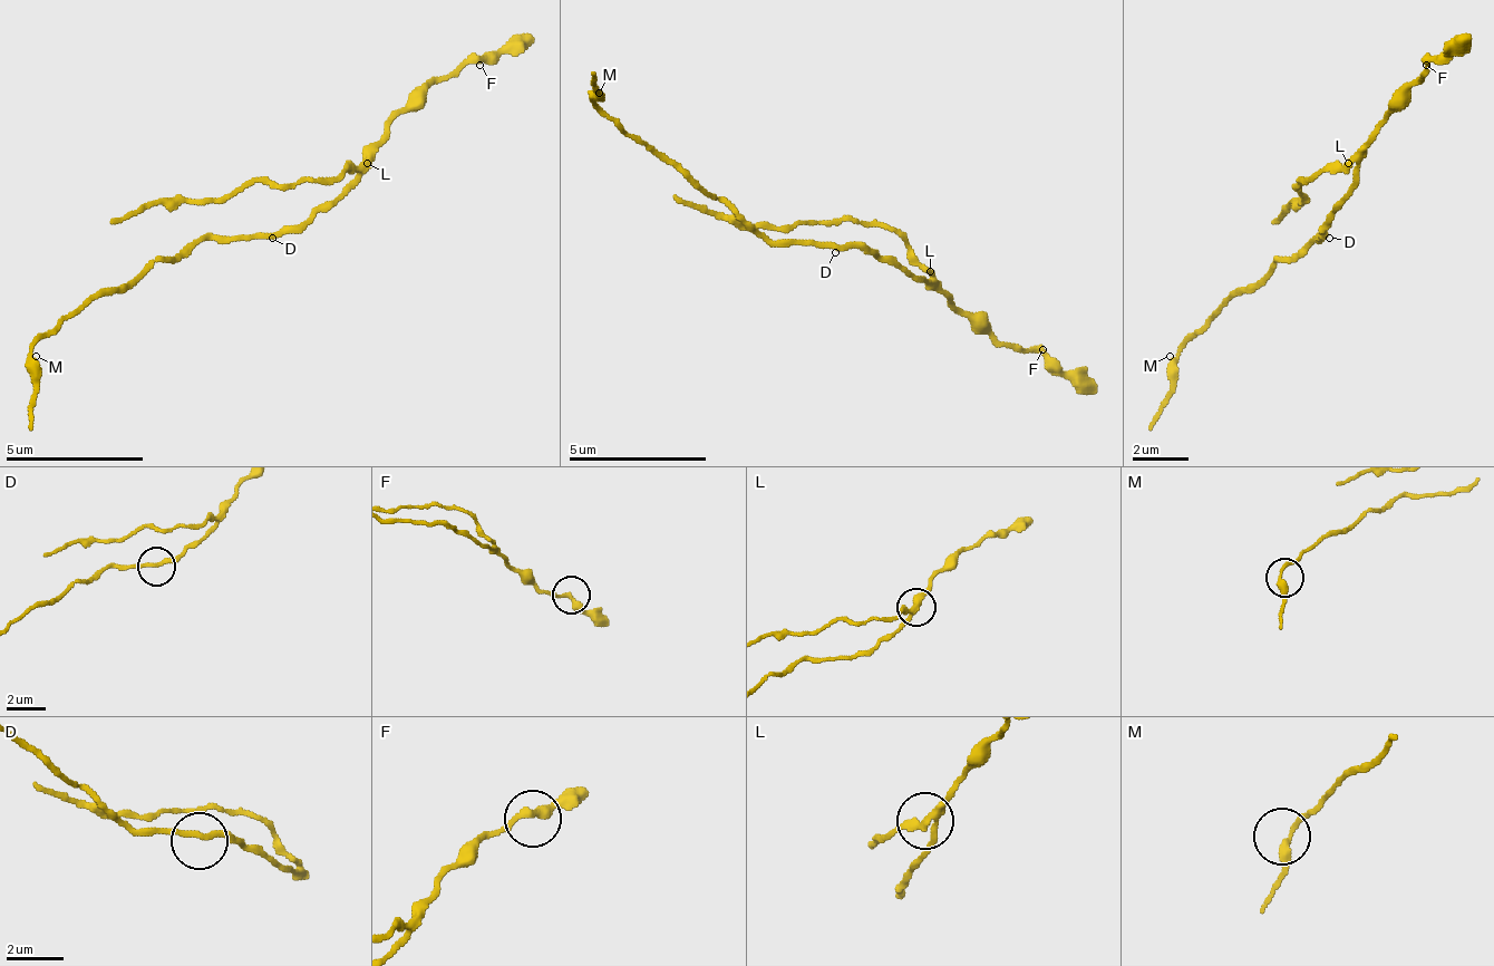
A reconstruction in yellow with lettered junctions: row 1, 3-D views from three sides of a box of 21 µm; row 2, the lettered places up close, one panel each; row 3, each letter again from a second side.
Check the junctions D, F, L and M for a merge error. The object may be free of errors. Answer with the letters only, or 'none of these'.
L

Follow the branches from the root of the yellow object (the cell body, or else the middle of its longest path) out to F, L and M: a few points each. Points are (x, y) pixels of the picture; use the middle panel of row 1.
F: (835, 244), (870, 244), (904, 272), (932, 279), (995, 341), (1043, 349)
L: (835, 244), (870, 244), (883, 259), (891, 259), (918, 279), (925, 279), (932, 272)
M: (835, 244), (814, 238), (758, 238), (724, 203), (633, 141), (592, 99), (599, 93)

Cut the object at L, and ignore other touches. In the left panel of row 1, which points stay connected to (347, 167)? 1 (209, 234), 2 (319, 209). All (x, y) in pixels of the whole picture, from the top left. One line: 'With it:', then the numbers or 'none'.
With it: none

